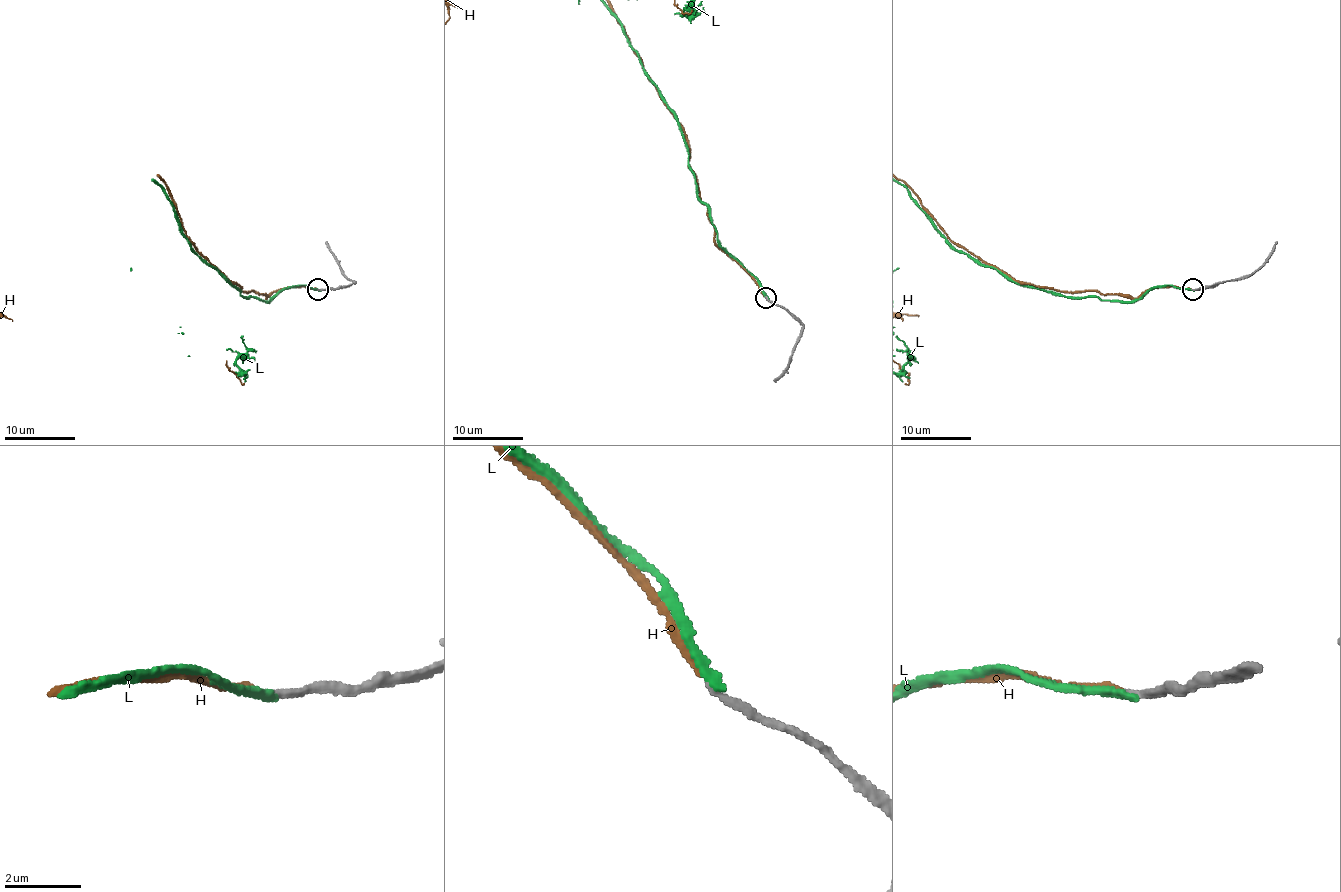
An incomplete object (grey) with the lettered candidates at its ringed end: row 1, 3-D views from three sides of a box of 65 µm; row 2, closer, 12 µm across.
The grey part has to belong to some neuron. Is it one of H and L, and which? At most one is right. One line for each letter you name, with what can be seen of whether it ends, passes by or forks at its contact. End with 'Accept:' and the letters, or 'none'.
H: It ends there
Accept: H

